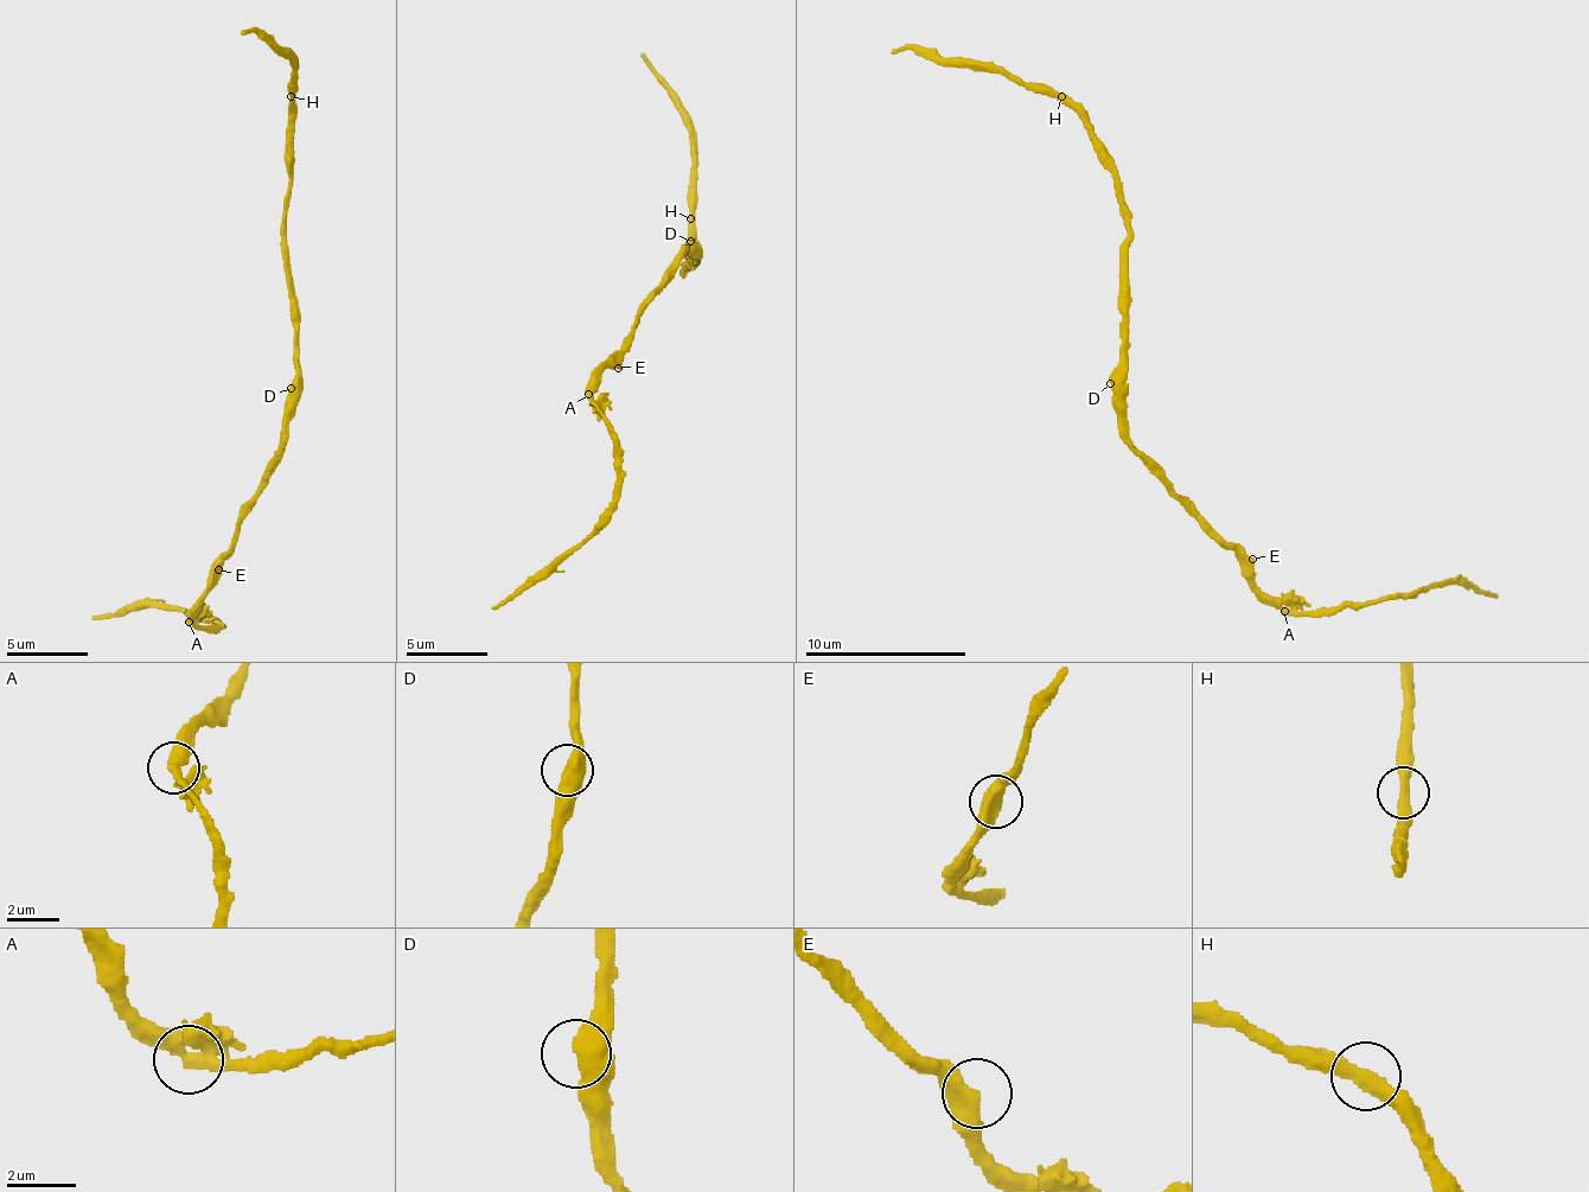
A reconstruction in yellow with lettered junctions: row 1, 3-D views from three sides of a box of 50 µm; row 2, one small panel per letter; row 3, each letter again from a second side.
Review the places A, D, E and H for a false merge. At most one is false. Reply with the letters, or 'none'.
A

